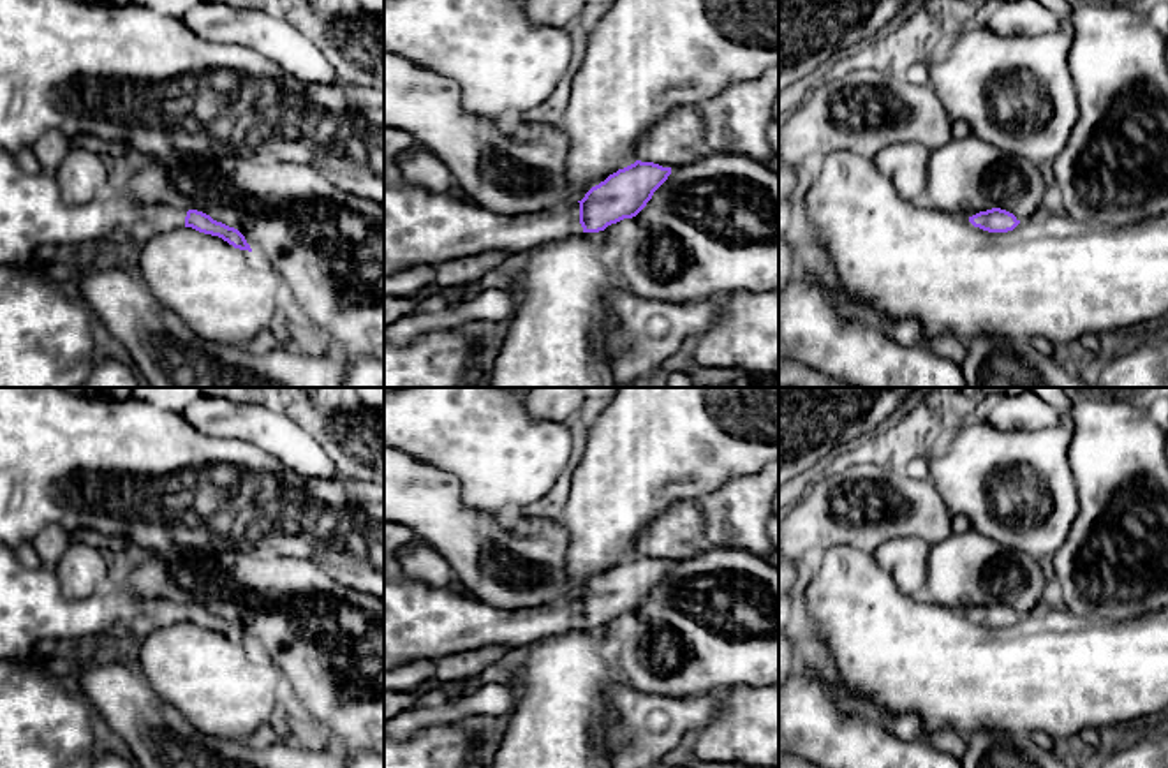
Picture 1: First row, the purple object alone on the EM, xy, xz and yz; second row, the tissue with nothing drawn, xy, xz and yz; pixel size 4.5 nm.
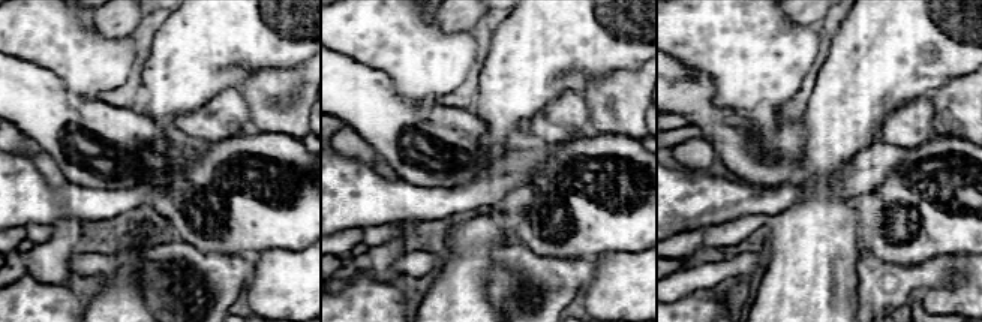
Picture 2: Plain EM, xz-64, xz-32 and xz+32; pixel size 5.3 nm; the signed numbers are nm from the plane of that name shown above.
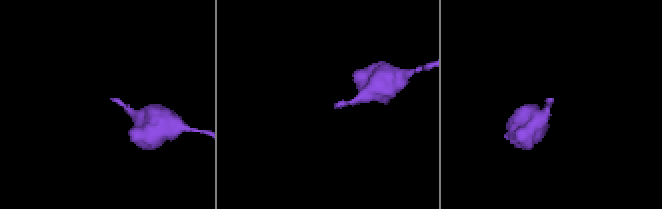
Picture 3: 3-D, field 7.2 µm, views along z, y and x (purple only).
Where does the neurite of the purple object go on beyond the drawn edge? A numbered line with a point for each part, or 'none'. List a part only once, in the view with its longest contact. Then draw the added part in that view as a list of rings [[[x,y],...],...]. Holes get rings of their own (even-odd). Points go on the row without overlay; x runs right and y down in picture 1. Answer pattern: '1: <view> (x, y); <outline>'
1: xz (421, 620); [[[384,572],[384,671],[488,645],[520,648],[573,627],[583,627],[578,595],[544,608],[499,609],[476,597],[455,594],[447,587],[433,587],[407,576],[393,580]]]

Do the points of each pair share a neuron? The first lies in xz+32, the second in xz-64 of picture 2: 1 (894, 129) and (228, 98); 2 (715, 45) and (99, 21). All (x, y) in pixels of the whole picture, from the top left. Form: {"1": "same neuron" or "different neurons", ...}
{"1": "same neuron", "2": "different neurons"}

